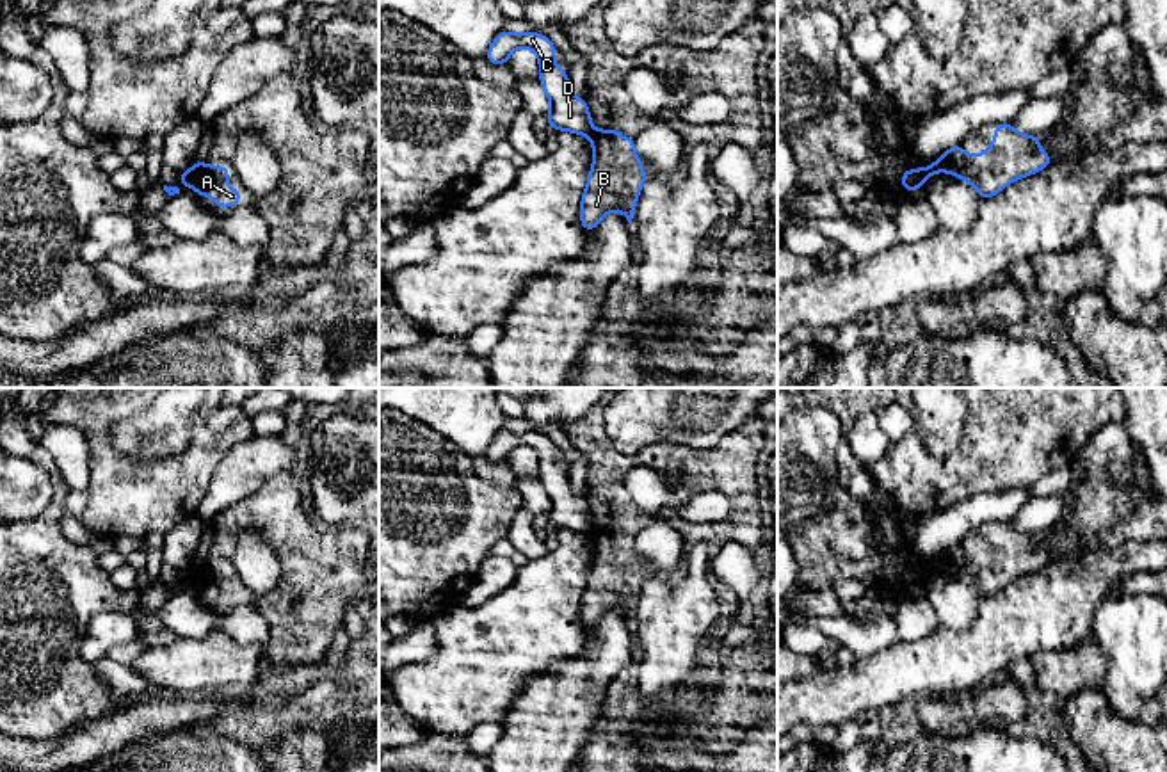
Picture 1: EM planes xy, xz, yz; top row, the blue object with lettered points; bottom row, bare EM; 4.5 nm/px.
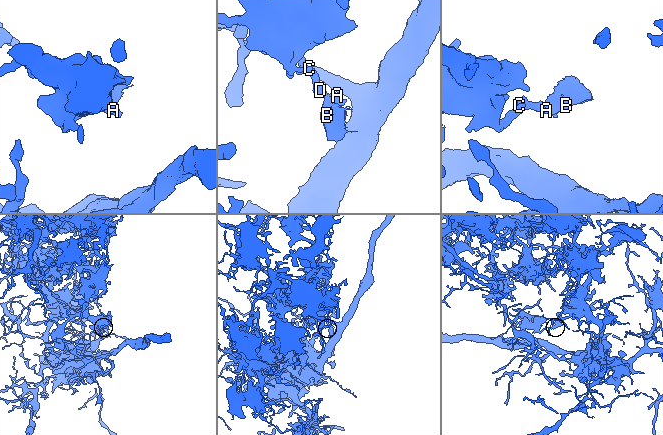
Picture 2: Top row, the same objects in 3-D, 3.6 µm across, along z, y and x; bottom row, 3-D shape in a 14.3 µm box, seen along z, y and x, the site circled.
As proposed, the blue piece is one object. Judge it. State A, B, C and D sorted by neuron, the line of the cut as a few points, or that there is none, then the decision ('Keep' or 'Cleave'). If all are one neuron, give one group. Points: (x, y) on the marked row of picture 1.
Groups: A B / C D. Split along yz (918, 169), (924, 180). Cleave

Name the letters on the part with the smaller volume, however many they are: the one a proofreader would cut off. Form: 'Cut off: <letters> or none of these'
Cut off: A, B

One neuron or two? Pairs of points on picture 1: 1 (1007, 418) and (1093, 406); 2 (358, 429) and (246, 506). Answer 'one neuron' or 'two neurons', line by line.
1: one neuron
2: two neurons

